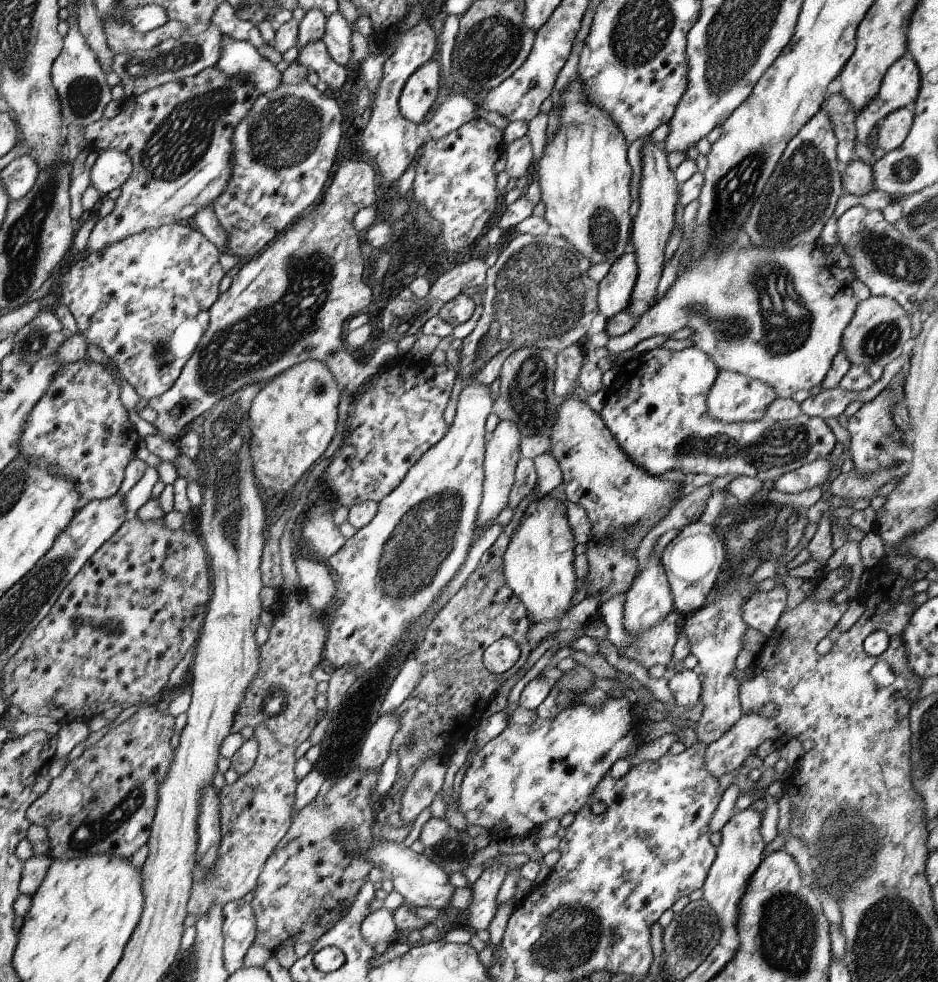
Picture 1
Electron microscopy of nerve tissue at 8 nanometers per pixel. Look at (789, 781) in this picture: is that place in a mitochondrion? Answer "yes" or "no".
no

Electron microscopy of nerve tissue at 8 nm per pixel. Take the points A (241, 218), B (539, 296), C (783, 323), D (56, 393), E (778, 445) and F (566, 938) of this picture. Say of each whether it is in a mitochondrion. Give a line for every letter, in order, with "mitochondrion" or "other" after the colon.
A: other
B: mitochondrion
C: mitochondrion
D: other
E: mitochondrion
F: mitochondrion

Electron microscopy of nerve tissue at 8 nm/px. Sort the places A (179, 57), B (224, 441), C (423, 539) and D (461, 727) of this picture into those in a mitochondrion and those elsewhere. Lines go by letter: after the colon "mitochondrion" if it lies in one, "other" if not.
A: mitochondrion
B: mitochondrion
C: mitochondrion
D: other

